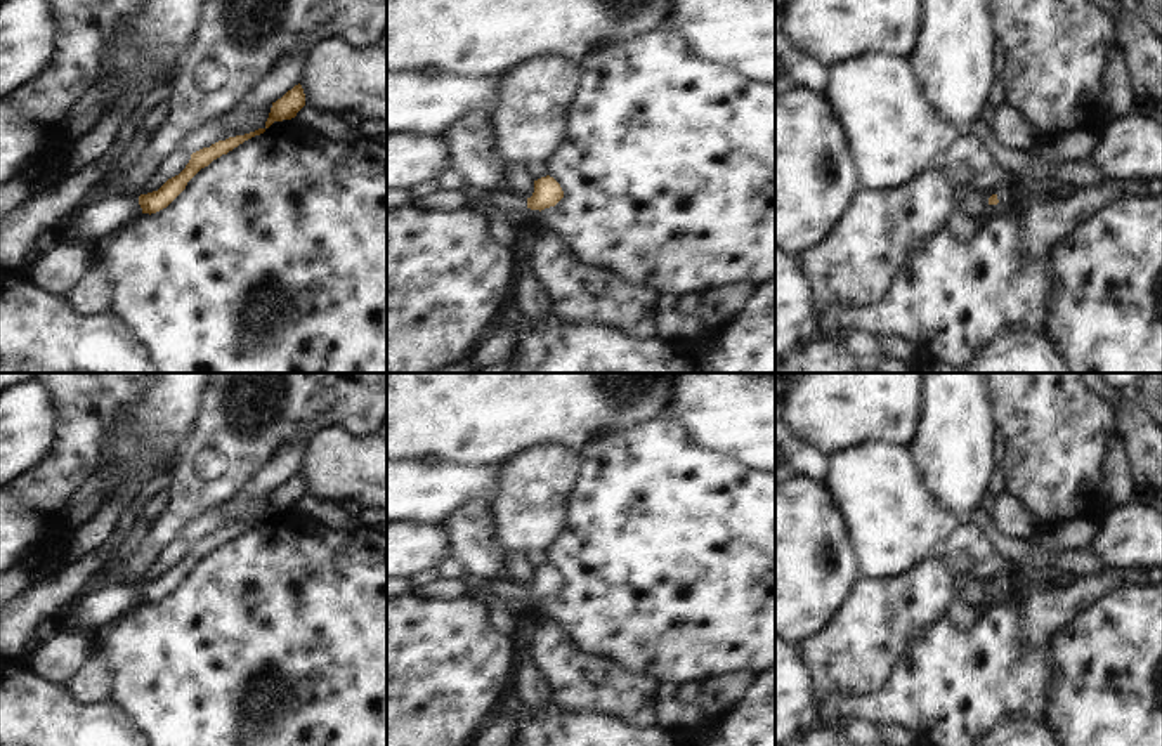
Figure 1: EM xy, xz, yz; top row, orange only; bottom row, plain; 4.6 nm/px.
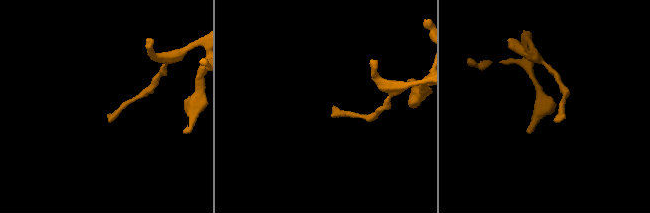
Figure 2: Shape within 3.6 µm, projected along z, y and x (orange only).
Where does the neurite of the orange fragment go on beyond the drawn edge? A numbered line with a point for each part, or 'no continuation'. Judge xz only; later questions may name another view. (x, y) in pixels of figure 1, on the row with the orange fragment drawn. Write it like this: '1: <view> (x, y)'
1: xz (512, 202)

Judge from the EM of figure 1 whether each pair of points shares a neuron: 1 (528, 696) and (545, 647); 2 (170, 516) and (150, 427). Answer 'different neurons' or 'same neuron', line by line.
1: different neurons
2: different neurons

